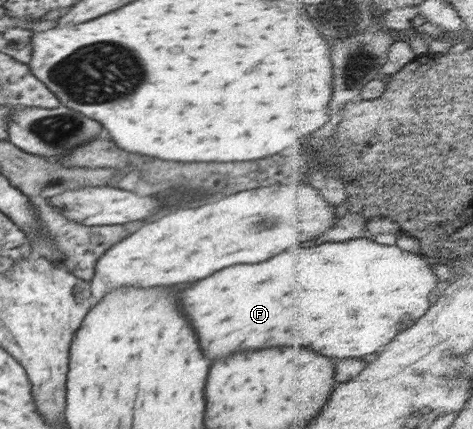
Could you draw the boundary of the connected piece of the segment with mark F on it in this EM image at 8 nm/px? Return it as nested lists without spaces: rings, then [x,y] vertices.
[[[370,237],[352,239],[346,243],[324,243],[320,247],[310,247],[310,249],[288,249],[260,265],[232,265],[228,269],[222,269],[202,281],[196,281],[194,285],[184,288],[182,297],[180,297],[180,305],[182,311],[186,313],[188,321],[192,323],[194,331],[198,333],[198,343],[202,347],[202,353],[206,355],[206,359],[222,359],[226,355],[234,355],[234,353],[242,353],[242,351],[250,351],[250,349],[268,349],[268,347],[288,347],[288,345],[306,345],[326,357],[338,357],[338,359],[346,359],[346,357],[366,357],[370,353],[376,353],[382,345],[392,343],[402,331],[404,331],[404,317],[406,317],[406,329],[414,327],[416,321],[421,320],[428,309],[435,304],[434,291],[438,289],[445,274],[441,267],[432,262],[429,257],[416,252],[404,250],[400,245],[382,245],[378,241],[372,240]]]

